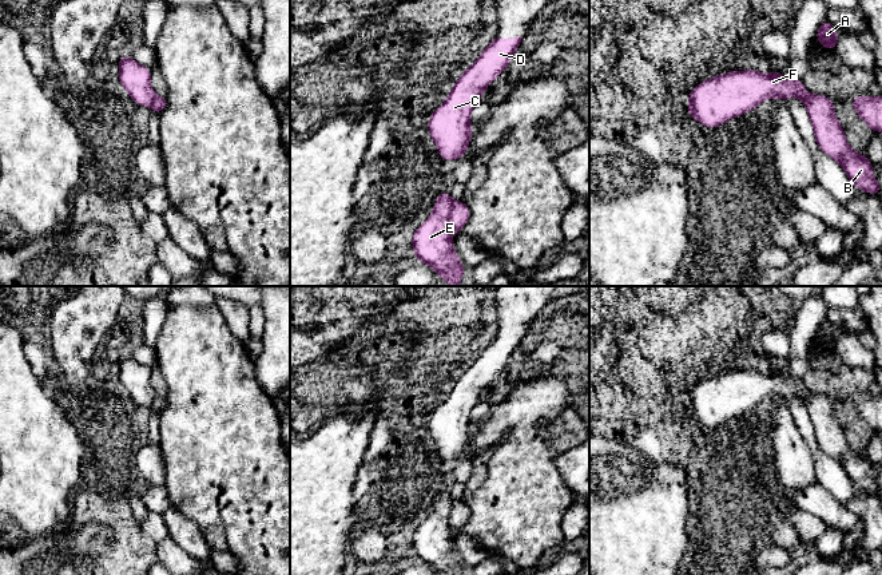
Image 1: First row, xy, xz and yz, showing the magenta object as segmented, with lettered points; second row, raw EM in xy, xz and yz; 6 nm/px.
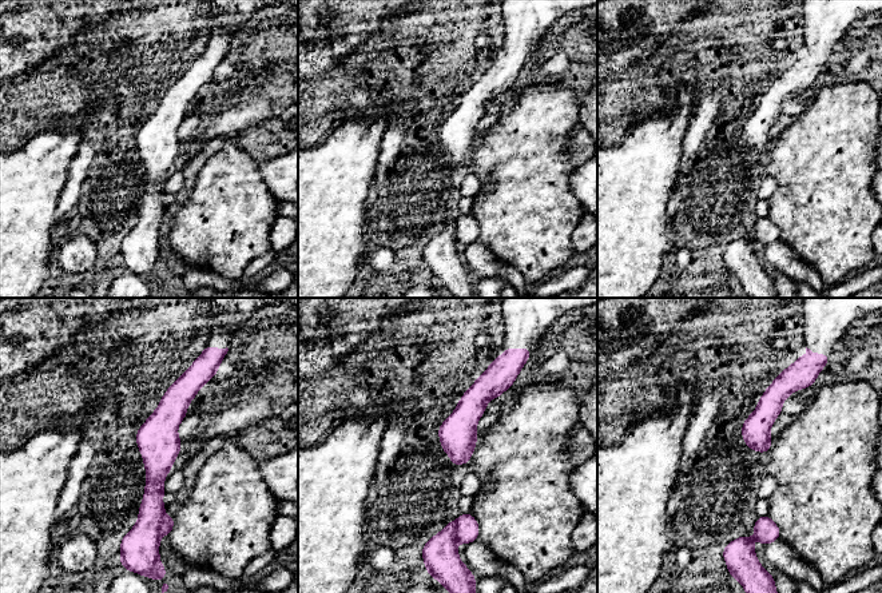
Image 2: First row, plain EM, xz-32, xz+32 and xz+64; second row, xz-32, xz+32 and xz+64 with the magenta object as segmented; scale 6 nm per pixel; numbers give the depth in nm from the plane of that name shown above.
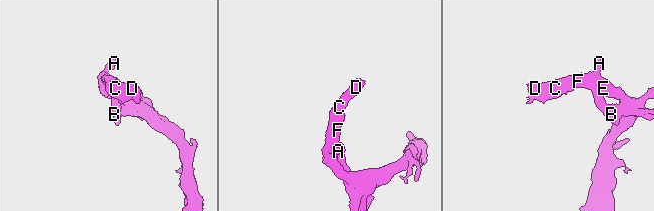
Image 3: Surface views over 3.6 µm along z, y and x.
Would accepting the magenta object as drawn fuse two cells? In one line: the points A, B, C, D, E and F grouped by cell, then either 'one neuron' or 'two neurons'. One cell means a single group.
A C D E F / B; two neurons

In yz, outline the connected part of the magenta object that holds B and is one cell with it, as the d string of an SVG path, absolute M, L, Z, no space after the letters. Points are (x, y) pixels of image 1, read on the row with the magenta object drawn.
M818 94L811 95L804 106L814 127L815 140L822 151L842 166L854 186L867 194L879 194L881 182L873 178L874 166L863 152L858 154L849 146L845 131L835 116L834 102Z

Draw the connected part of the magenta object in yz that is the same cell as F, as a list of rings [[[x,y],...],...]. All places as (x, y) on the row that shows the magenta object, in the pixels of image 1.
[[[731,71],[707,79],[691,90],[688,116],[708,128],[715,128],[732,116],[739,118],[746,111],[752,111],[766,98],[798,98],[806,102],[810,96],[802,79],[786,79],[780,72]]]

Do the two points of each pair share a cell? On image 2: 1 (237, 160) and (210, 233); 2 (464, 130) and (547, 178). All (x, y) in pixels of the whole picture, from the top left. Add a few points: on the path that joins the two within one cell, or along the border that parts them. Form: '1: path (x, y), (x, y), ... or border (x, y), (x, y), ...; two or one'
1: path (231, 178), (230, 213), (227, 215); one
2: border (477, 139), (473, 155), (465, 164); two

